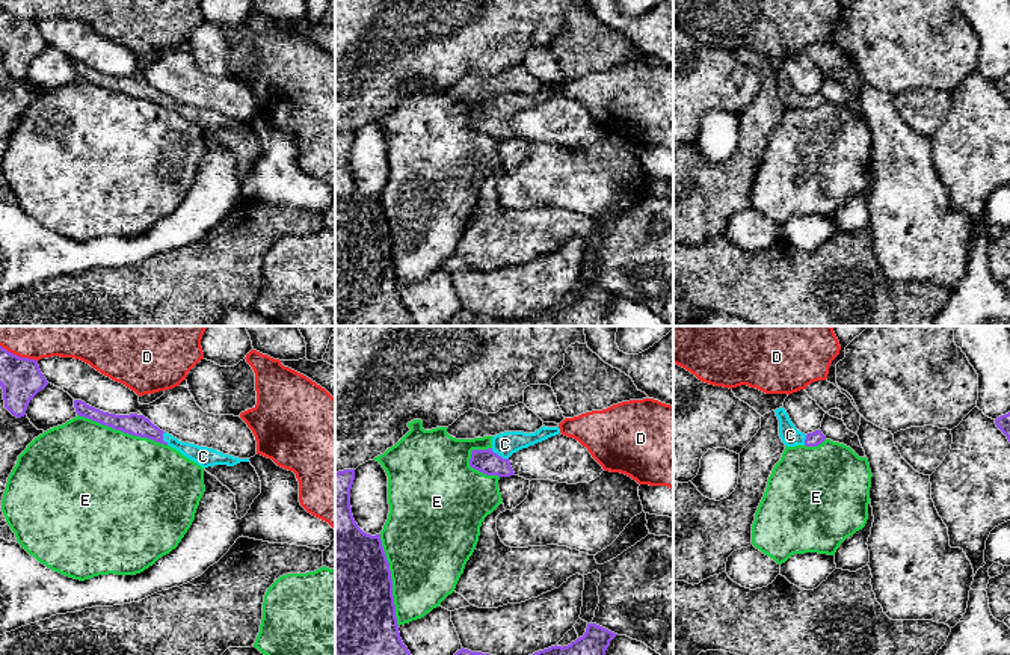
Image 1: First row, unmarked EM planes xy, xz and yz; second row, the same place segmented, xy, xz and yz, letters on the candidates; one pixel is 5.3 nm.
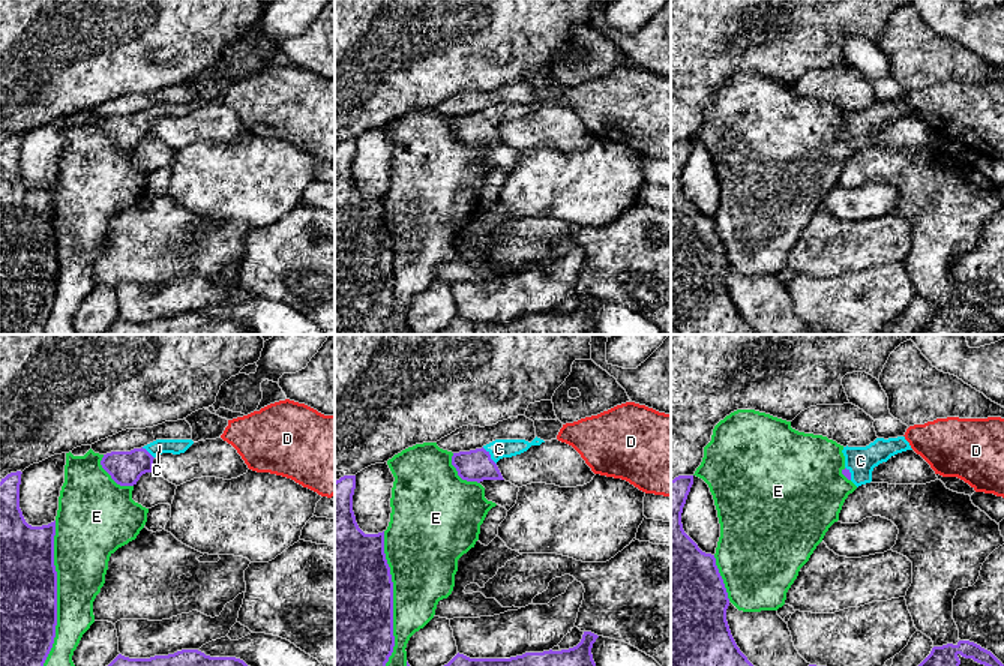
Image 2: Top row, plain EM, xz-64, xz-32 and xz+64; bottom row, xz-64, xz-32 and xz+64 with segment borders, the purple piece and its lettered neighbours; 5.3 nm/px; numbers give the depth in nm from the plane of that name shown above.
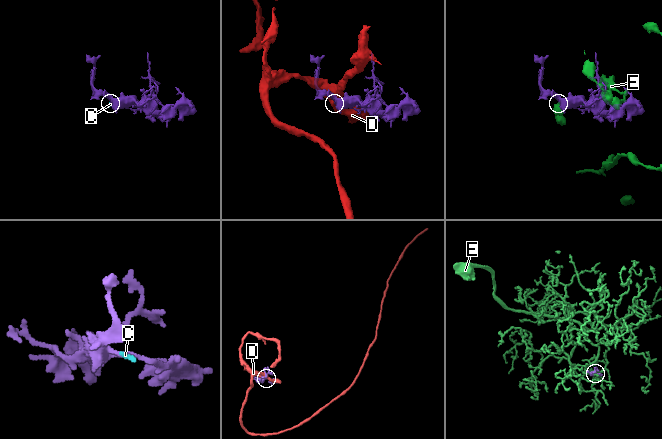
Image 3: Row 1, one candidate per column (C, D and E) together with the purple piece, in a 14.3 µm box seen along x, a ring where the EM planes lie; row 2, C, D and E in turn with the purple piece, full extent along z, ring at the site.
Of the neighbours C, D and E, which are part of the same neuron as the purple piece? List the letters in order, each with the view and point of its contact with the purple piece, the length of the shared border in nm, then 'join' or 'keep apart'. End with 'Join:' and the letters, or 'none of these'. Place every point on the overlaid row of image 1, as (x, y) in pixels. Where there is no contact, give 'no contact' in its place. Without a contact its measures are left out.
C: meets purple in xz at (500, 456); contact 110 nm long; join
D: meets purple in xy at (18, 356); contact 220 nm long; keep apart
E: meets purple in xz at (391, 580); contact 500 nm long; keep apart
Join: C

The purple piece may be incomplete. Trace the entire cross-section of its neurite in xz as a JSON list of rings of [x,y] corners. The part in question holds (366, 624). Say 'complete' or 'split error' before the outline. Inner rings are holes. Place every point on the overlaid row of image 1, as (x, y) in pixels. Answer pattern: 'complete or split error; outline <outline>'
complete; outline [[[355,469],[335,474],[335,655],[411,655],[400,638],[380,534],[364,533],[352,515],[353,480]]]

